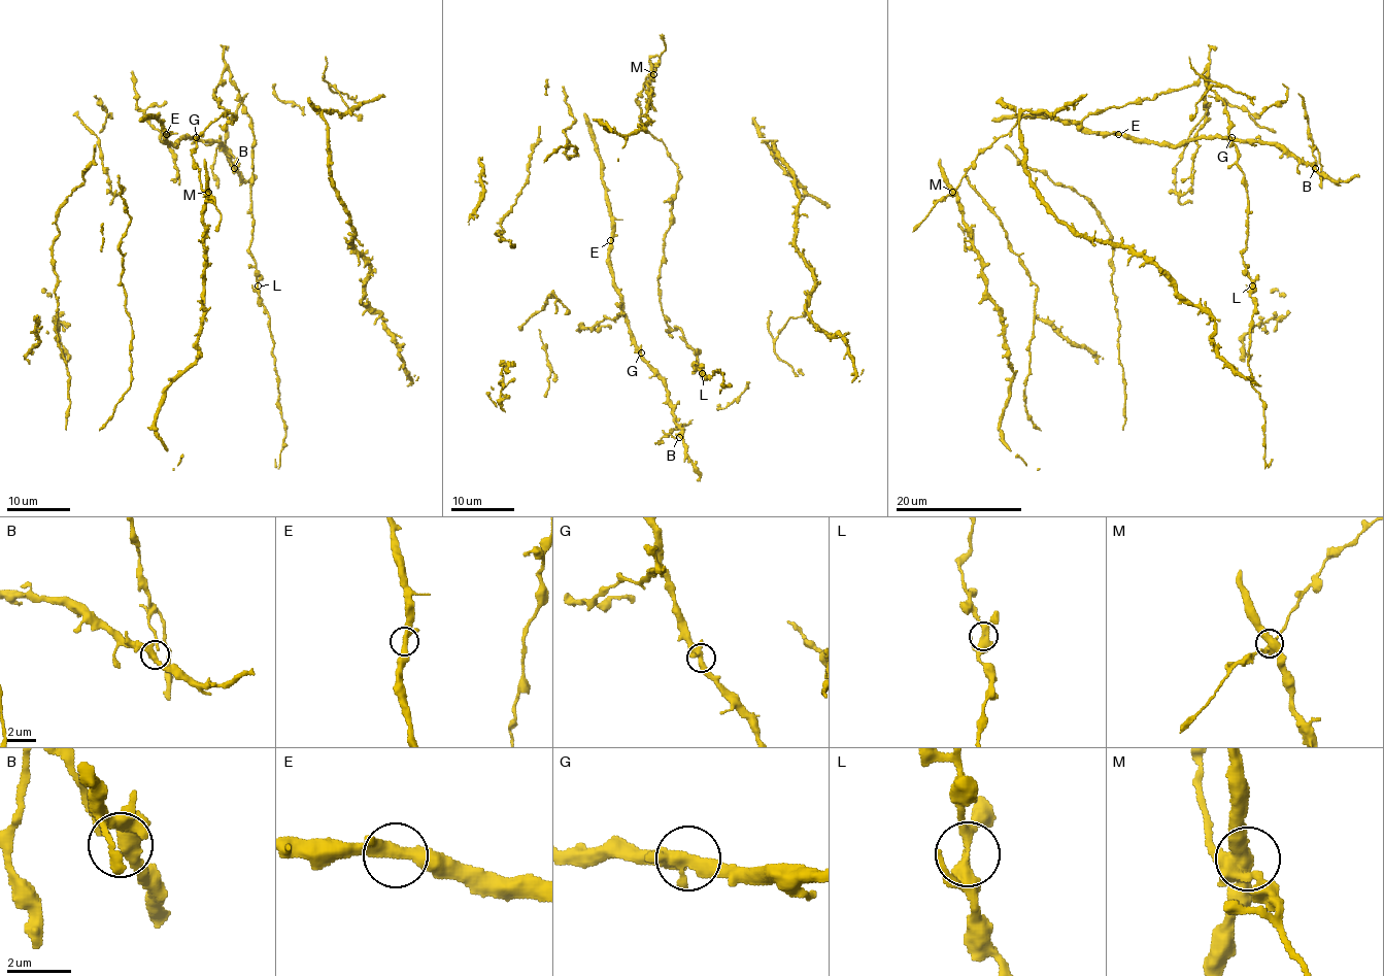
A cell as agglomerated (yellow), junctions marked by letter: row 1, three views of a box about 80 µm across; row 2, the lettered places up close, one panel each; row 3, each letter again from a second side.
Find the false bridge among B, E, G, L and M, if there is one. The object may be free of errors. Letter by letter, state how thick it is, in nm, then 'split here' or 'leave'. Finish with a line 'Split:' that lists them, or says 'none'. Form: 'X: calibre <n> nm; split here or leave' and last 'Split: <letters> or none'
B: calibre 400 nm; leave
E: calibre 320 nm; leave
G: calibre 360 nm; leave
L: calibre 360 nm; leave
M: calibre 480 nm; leave
Split: none

